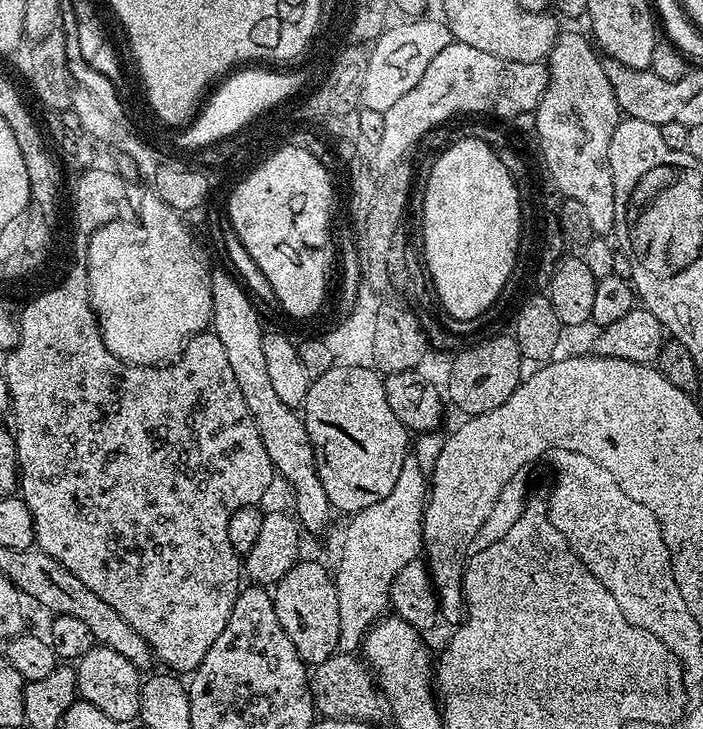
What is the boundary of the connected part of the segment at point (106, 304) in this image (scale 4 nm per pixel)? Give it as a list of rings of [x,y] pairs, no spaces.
[[[155,193],[146,194],[138,202],[138,220],[114,220],[89,236],[88,292],[103,341],[112,354],[128,364],[163,366],[183,352],[191,337],[211,325],[212,281],[209,269],[204,269],[204,260],[196,249],[196,240],[184,225],[185,217],[166,206]]]

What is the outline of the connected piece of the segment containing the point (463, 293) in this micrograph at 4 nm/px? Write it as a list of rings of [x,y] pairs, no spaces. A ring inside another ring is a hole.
[[[475,135],[456,140],[445,147],[434,162],[425,190],[424,248],[422,255],[430,277],[431,287],[436,287],[440,304],[456,320],[476,320],[508,284],[512,271],[518,268],[517,252],[520,238],[520,192],[514,178],[498,162],[495,147]]]

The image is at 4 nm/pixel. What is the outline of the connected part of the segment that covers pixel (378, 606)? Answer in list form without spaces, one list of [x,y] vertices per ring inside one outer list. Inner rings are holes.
[[[410,452],[403,460],[402,471],[398,474],[394,489],[390,490],[386,498],[351,515],[340,548],[338,568],[335,568],[333,573],[335,594],[338,596],[339,646],[337,651],[341,655],[353,655],[361,649],[365,633],[389,607],[390,588],[396,574],[408,562],[419,559],[423,551],[424,506],[429,492],[428,477],[422,474],[418,459]]]

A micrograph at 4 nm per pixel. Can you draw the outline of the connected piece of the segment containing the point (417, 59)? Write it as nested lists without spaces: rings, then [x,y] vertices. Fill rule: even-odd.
[[[412,18],[407,22],[400,22],[404,24],[396,24],[393,26],[385,27],[384,31],[371,45],[368,53],[368,65],[366,66],[366,78],[362,82],[362,94],[361,105],[370,110],[378,110],[379,112],[385,112],[390,110],[390,106],[394,106],[394,102],[398,102],[398,98],[402,98],[402,94],[407,94],[410,90],[414,90],[414,86],[418,86],[418,78],[422,78],[422,74],[426,74],[426,66],[430,66],[430,62],[434,62],[434,58],[437,54],[442,54],[442,50],[446,50],[448,44],[453,43],[452,31],[448,28],[448,25],[444,23],[443,19],[436,18],[436,20],[428,20],[429,18]]]

